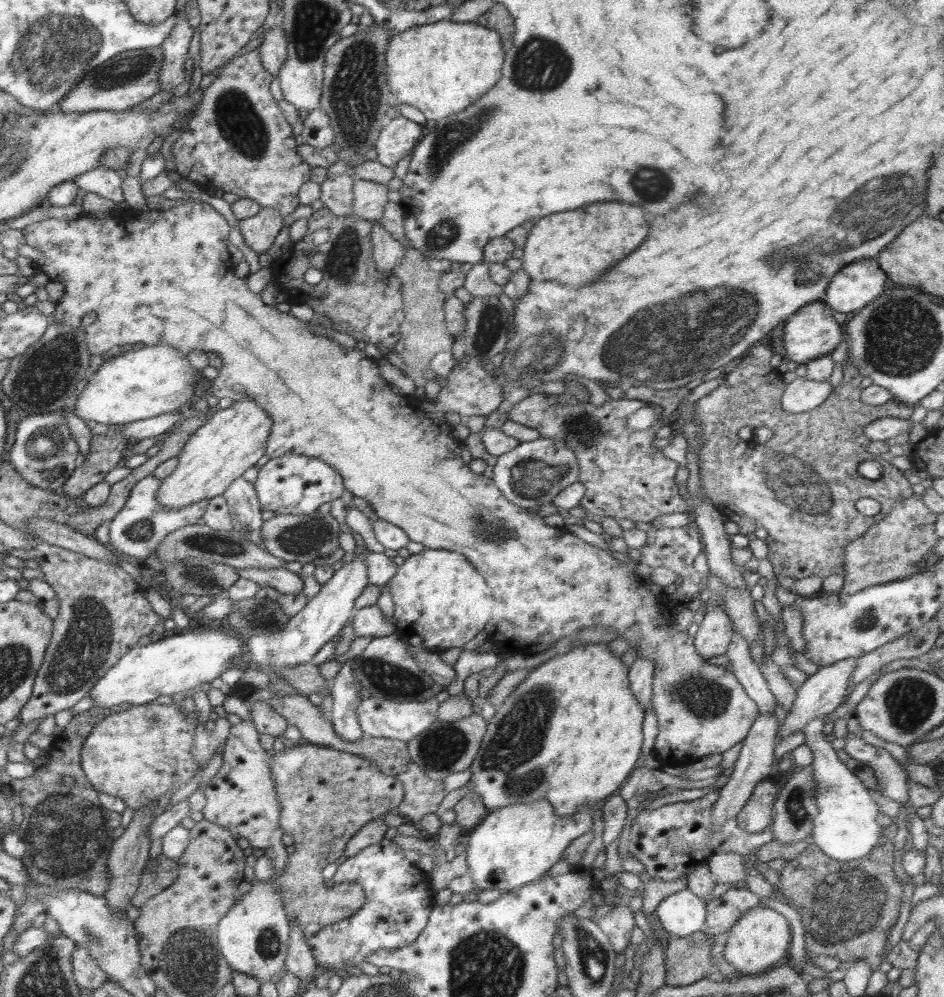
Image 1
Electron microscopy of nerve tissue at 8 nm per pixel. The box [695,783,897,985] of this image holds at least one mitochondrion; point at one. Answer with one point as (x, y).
(848, 904)

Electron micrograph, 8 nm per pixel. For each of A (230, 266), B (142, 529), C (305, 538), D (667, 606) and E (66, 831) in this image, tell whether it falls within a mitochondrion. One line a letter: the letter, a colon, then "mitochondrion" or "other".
A: other
B: mitochondrion
C: mitochondrion
D: other
E: mitochondrion

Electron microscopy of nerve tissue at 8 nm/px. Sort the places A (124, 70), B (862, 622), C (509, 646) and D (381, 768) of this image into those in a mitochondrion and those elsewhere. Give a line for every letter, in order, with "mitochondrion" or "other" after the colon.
A: mitochondrion
B: mitochondrion
C: other
D: other

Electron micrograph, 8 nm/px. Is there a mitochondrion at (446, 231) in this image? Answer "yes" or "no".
yes

